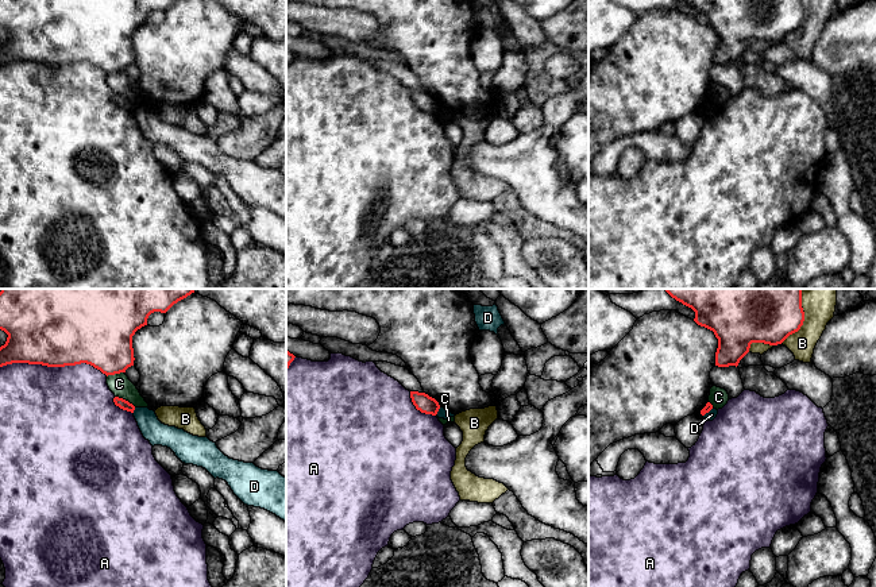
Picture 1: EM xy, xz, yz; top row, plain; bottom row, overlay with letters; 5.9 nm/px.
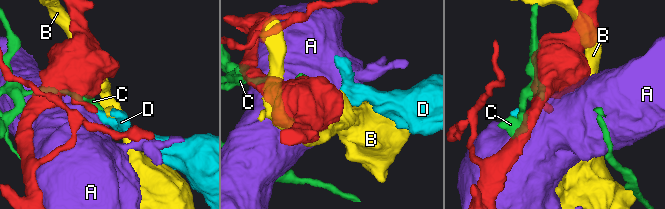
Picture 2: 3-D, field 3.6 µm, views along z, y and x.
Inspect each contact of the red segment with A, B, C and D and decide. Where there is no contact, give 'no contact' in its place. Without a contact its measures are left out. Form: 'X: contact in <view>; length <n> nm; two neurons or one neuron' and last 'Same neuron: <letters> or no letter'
A: contact in xy; length 650 nm; two neurons
B: contact in yz; length 280 nm; two neurons
C: contact in xy; length 140 nm; two neurons
D: contact in xz; length 70 nm; two neurons
Same neuron: no letter

